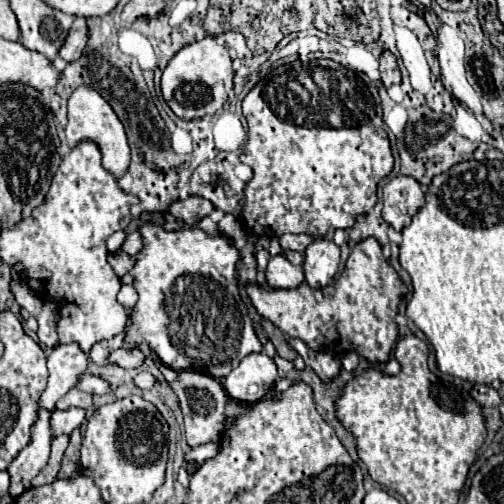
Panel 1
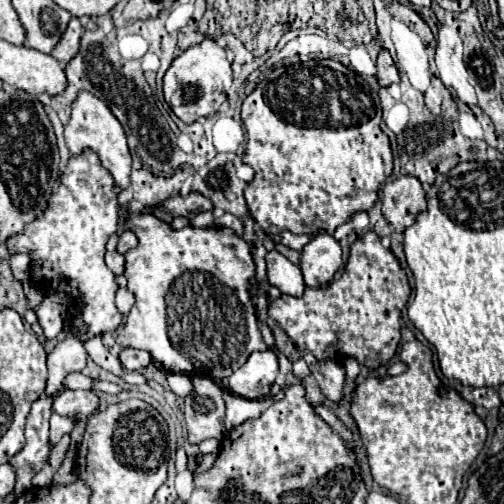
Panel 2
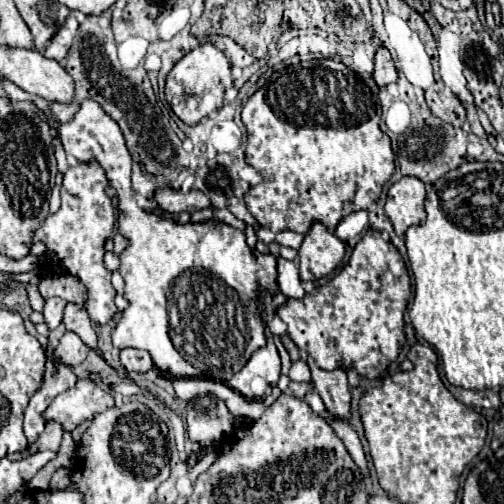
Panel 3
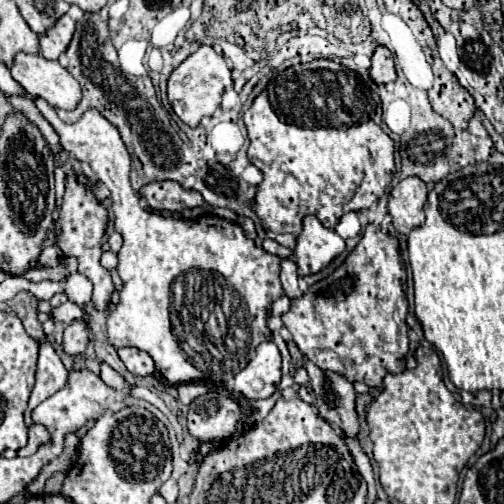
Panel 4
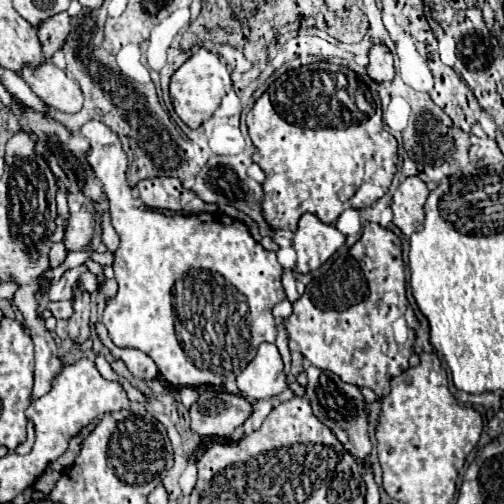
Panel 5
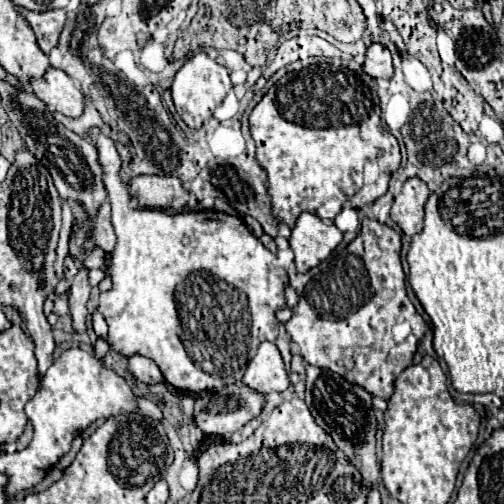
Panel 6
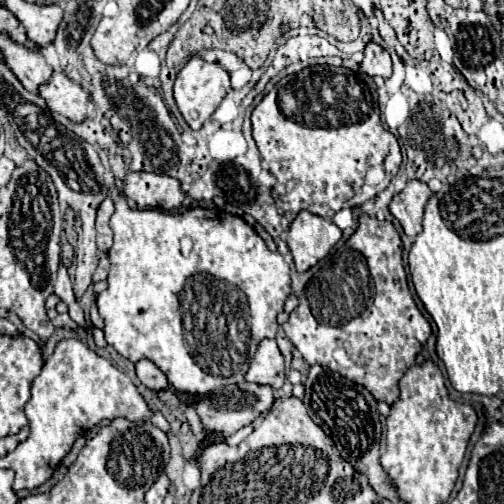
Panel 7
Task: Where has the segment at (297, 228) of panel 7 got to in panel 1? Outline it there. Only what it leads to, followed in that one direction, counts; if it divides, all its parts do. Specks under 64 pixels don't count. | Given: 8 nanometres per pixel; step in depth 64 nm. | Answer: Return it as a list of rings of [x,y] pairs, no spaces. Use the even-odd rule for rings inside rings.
[[[316,238],[304,252],[304,276],[306,284],[312,288],[328,286],[340,266],[340,248],[334,240]]]

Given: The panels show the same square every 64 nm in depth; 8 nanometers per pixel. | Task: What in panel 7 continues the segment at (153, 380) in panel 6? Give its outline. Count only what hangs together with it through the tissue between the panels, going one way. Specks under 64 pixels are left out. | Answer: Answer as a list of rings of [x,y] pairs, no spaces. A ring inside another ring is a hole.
[[[140,360],[136,364],[136,374],[138,374],[140,382],[150,390],[168,390],[170,388],[164,372],[150,360]]]

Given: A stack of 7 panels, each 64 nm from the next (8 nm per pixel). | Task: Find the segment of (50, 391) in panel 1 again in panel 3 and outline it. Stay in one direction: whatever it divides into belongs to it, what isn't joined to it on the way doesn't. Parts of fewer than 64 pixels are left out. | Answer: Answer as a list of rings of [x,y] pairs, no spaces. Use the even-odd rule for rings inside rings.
[[[66,332],[62,338],[60,338],[60,344],[56,348],[56,354],[54,358],[62,364],[68,364],[68,366],[78,366],[86,360],[86,354],[88,354],[88,346],[80,340],[80,336],[76,332]]]

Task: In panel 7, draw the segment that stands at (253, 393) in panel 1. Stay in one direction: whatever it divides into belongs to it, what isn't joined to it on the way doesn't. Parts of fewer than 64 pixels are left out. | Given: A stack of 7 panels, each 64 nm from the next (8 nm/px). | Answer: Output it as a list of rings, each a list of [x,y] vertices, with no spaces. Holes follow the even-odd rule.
[[[262,340],[250,368],[246,372],[248,382],[268,384],[272,388],[280,388],[286,380],[284,376],[284,356],[276,346],[276,340]]]

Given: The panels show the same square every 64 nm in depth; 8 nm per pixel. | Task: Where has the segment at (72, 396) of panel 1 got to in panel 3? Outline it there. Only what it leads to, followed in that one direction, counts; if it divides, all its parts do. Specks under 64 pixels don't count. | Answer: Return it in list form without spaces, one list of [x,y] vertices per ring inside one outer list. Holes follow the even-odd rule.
[[[78,378],[74,388],[58,394],[44,410],[44,420],[56,420],[66,432],[78,424],[92,420],[96,414],[114,406],[110,390],[102,388],[90,378]]]

